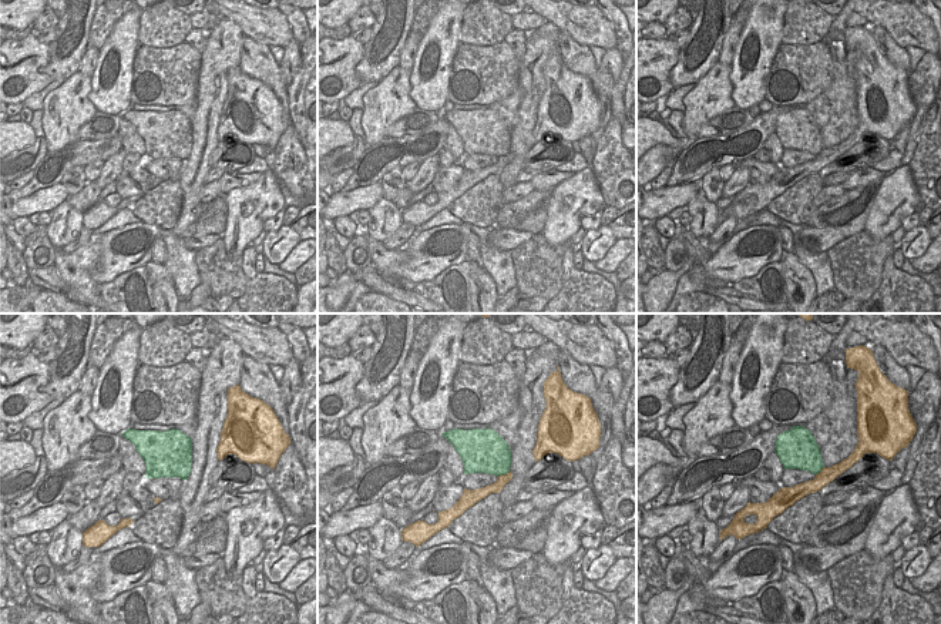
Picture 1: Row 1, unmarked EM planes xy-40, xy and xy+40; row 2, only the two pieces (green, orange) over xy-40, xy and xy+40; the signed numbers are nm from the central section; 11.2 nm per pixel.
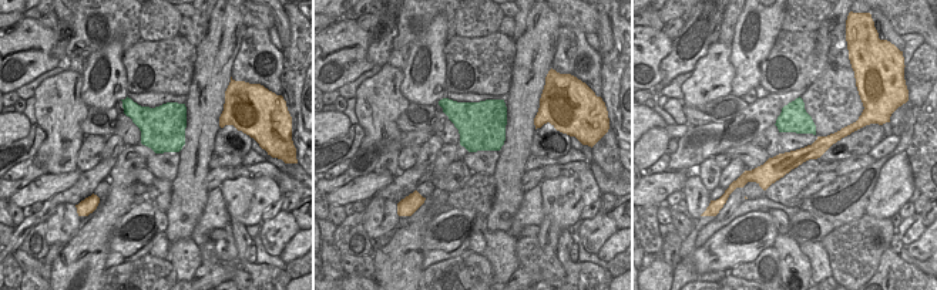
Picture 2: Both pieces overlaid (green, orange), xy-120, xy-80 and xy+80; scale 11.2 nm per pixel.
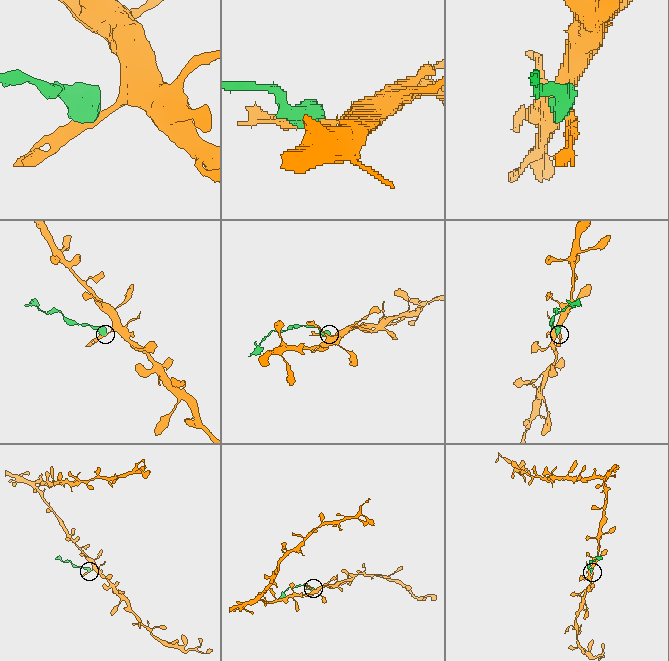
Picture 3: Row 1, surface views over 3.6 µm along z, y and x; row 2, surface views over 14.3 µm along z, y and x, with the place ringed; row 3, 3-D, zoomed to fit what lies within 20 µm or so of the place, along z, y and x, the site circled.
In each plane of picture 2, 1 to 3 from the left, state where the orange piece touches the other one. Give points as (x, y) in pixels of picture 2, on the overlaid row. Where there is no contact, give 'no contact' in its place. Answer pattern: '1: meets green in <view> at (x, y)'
1: no contact
2: no contact
3: no contact

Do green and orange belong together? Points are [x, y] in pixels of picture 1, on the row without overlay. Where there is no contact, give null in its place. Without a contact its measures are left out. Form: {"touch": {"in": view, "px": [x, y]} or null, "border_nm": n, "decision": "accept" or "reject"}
{"touch": {"in": "xy", "px": [503, 154]}, "border_nm": 140, "decision": "reject"}

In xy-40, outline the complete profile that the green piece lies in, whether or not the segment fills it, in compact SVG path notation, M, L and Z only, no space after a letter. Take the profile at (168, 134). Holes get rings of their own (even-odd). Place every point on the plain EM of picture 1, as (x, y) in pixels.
M128 110L121 115L135 127L144 140L147 160L188 160L192 148L192 123L181 111Z

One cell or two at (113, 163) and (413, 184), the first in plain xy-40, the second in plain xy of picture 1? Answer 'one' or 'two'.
one

